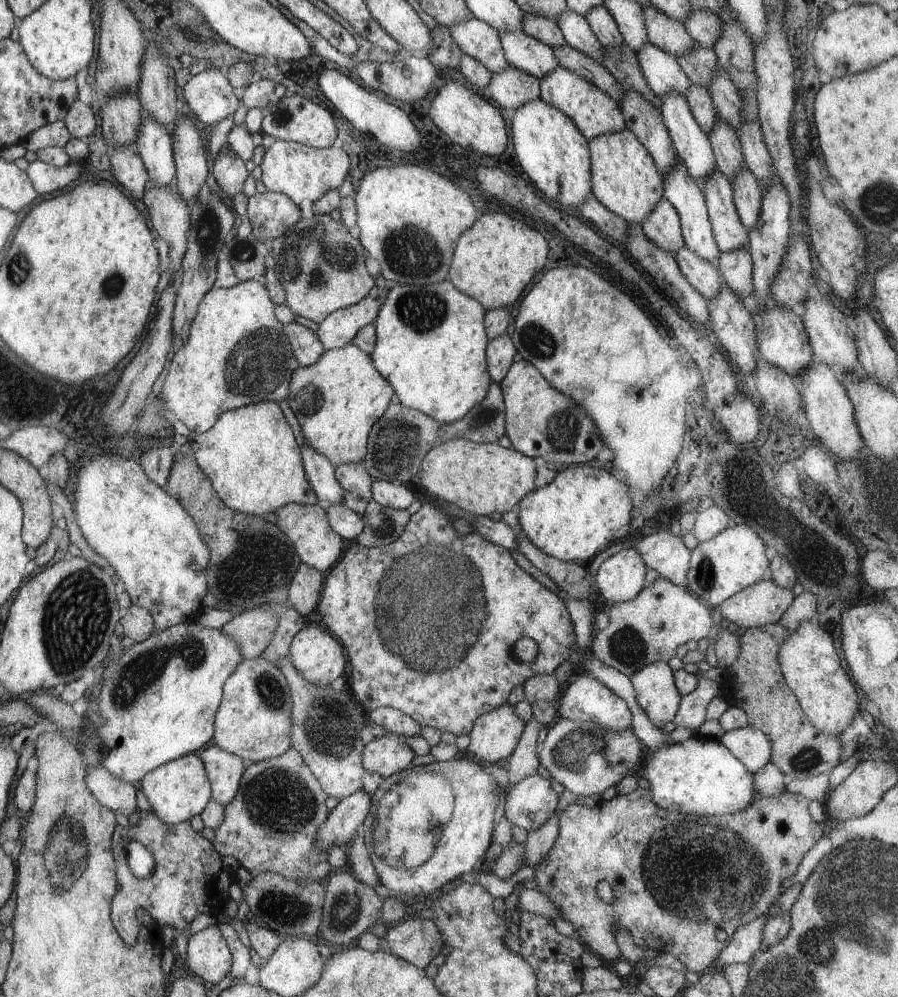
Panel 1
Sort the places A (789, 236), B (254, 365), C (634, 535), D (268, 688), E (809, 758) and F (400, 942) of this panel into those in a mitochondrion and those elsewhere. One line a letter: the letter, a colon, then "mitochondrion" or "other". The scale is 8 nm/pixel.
A: other
B: mitochondrion
C: other
D: mitochondrion
E: mitochondrion
F: other

